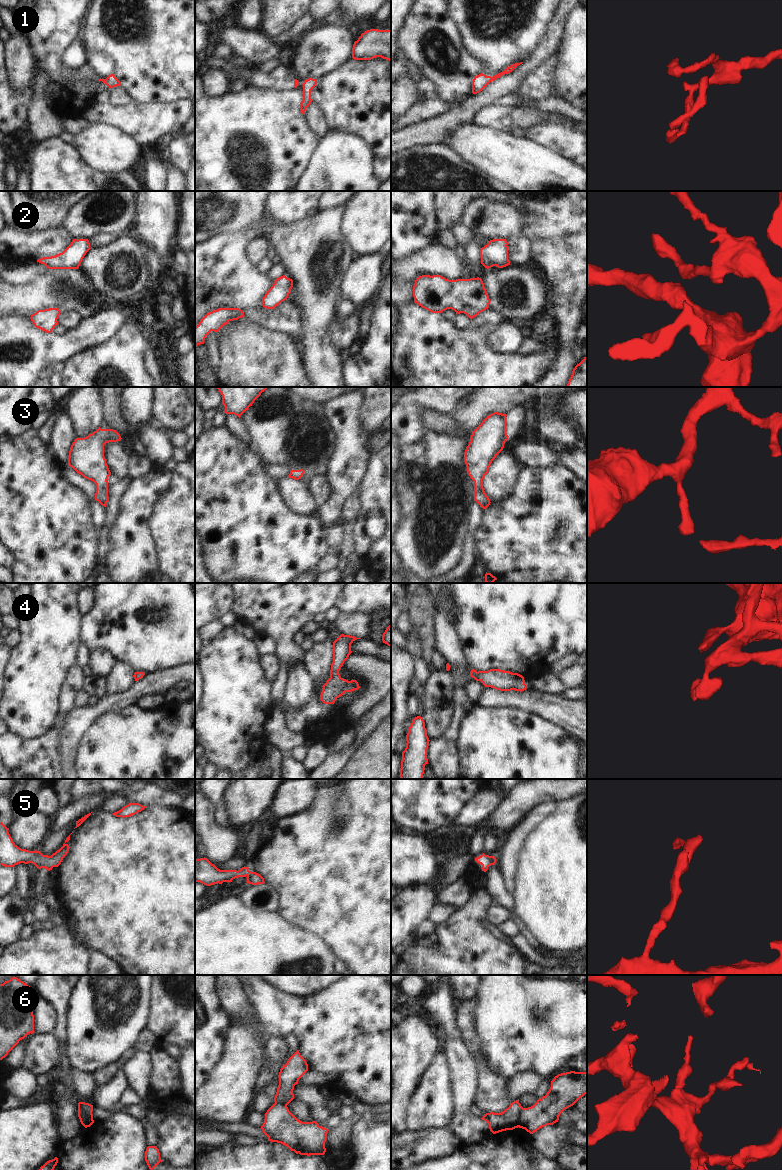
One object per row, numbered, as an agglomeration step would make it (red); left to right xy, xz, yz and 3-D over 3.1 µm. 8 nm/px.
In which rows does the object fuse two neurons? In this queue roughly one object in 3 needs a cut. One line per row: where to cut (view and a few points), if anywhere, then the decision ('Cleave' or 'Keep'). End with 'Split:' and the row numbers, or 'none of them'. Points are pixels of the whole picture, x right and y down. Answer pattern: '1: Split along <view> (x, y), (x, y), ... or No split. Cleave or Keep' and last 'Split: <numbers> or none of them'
1: No split. Keep
2: No split. Keep
3: No split. Keep
4: No split. Keep
5: No split. Keep
6: Split along yz (523, 1108), (518, 1126). Cleave
Split: 6.

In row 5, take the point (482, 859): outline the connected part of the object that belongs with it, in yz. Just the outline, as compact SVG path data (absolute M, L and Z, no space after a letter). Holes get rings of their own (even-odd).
M483 853L481 856L475 858L475 861L481 864L482 871L486 872L489 866L494 865L496 863L496 858L495 856L489 856Z

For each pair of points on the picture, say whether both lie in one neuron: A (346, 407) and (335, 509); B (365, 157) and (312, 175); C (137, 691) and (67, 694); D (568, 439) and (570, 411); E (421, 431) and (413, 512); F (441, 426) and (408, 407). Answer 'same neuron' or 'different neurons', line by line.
A: same neuron
B: same neuron
C: different neurons
D: different neurons
E: different neurons
F: different neurons

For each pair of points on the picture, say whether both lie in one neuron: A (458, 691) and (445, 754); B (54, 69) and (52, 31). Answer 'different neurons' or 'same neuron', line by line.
A: same neuron
B: same neuron

